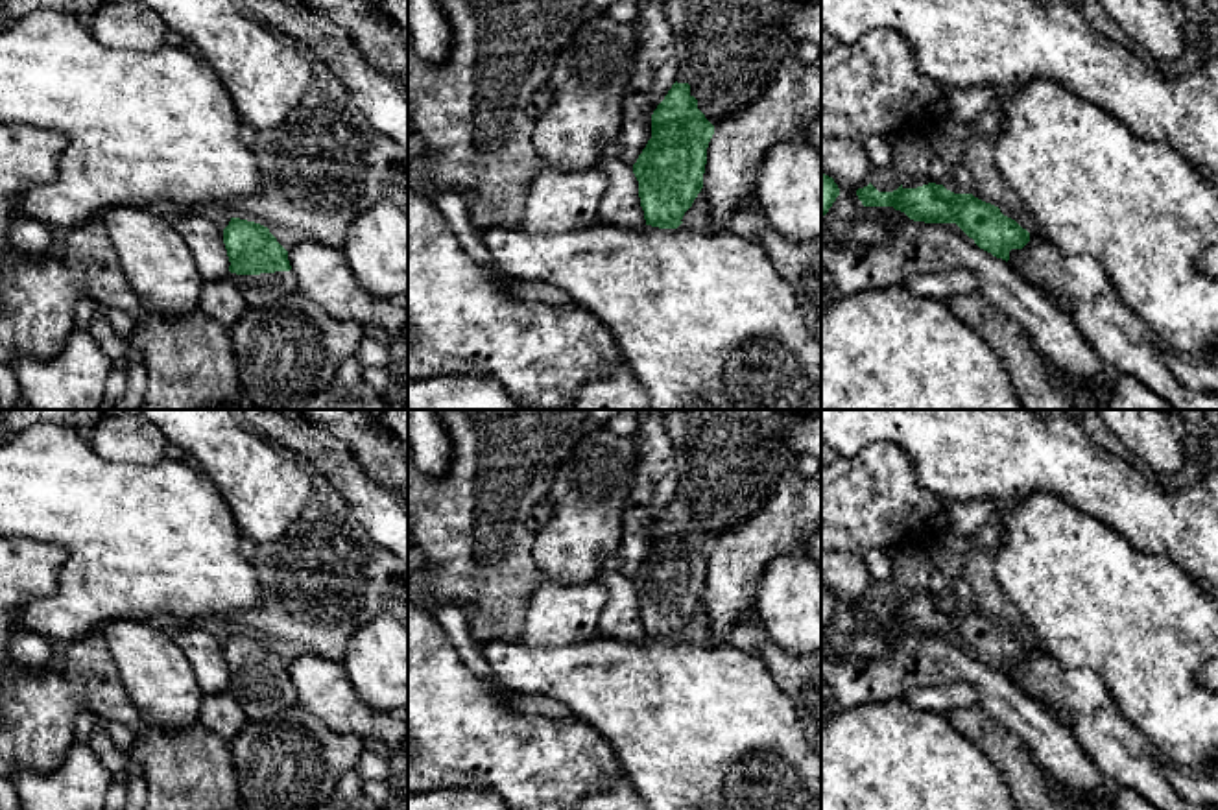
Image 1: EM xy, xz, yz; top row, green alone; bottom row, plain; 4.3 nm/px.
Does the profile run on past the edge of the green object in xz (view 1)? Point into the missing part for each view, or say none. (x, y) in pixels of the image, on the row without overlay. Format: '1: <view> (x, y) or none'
1: none

